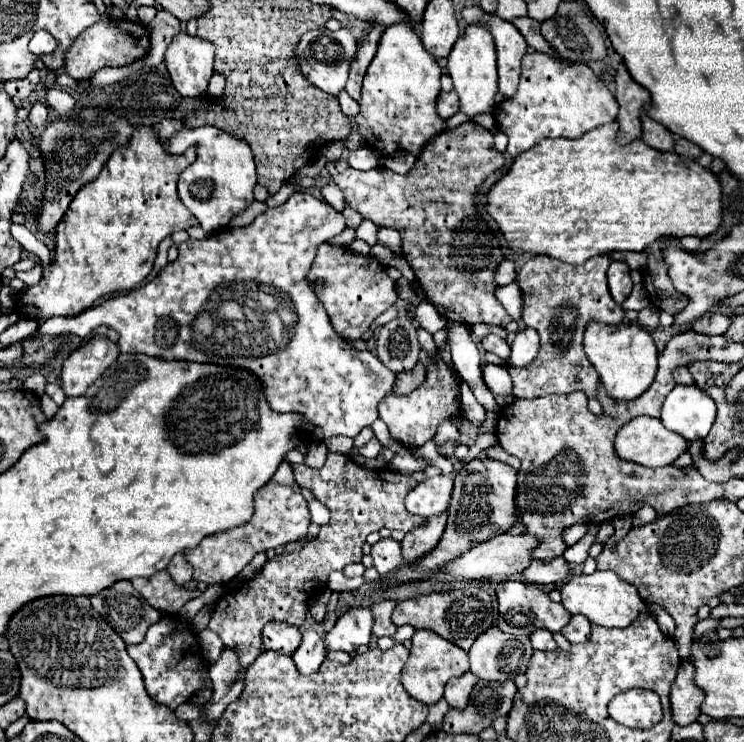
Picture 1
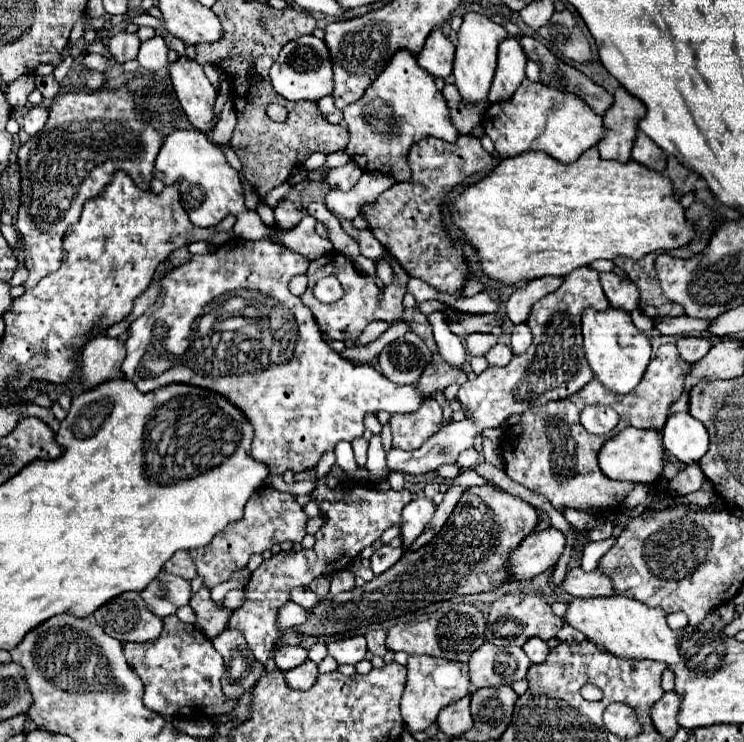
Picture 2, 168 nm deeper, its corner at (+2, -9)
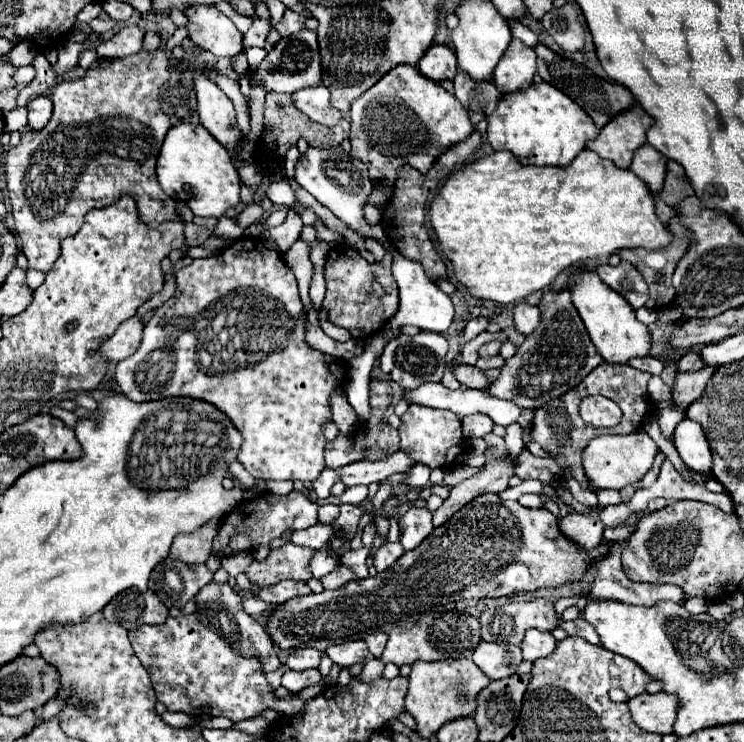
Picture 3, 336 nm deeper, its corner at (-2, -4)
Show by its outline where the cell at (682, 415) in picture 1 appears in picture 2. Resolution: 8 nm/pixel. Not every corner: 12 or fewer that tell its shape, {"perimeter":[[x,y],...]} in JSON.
{"perimeter":[[689,412],[667,420],[663,446],[691,466],[705,456],[709,436]]}

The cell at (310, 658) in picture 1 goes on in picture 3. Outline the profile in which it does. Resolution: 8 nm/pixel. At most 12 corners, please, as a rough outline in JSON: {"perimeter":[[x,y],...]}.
{"perimeter":[[319,669],[287,671],[281,685],[293,693],[323,681]]}

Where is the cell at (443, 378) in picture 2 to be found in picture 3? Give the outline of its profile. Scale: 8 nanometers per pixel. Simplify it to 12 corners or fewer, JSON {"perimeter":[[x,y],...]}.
{"perimeter":[[453,365],[461,385],[485,389],[491,381],[475,365]]}

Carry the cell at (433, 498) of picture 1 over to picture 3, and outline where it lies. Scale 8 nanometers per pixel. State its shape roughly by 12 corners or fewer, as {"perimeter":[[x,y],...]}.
{"perimeter":[[411,507],[399,519],[405,551],[433,531],[431,511]]}

